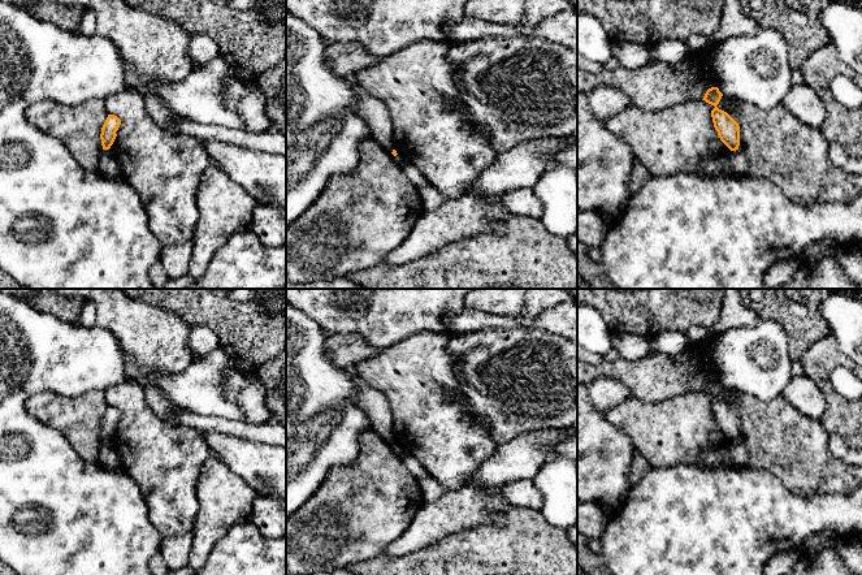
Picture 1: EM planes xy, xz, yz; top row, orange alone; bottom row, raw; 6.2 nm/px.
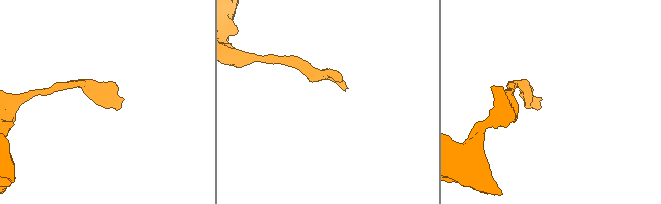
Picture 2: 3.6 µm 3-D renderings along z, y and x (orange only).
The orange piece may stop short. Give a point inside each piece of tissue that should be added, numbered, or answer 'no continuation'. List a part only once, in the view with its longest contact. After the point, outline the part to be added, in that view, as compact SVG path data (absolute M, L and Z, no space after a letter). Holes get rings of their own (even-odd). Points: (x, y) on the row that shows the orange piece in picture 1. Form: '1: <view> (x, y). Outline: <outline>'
no continuation

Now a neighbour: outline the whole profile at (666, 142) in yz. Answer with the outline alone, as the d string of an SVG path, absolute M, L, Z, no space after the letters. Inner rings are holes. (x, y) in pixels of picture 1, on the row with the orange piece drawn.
M705 100L679 103L660 111L646 111L631 104L612 116L606 125L631 147L634 161L642 164L650 176L672 176L681 172L707 176L701 167L703 156L718 157L732 152L714 127L714 108Z

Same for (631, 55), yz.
M636 42L615 43L612 53L625 69L638 69L650 61L649 47Z

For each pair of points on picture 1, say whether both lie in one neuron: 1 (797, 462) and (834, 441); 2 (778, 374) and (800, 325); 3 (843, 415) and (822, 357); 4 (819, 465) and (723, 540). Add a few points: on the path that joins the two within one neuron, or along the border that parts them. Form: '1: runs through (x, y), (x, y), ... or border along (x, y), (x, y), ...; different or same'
1: border along (828, 435), (828, 450), (848, 465); different
2: border along (775, 321), (785, 332), (788, 355), (792, 361); different
3: runs through (834, 401), (823, 384), (822, 371); same
4: border along (765, 468), (804, 494), (819, 494); different

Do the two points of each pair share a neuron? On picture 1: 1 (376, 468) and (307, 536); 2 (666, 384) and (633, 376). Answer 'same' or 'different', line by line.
1: same
2: same

